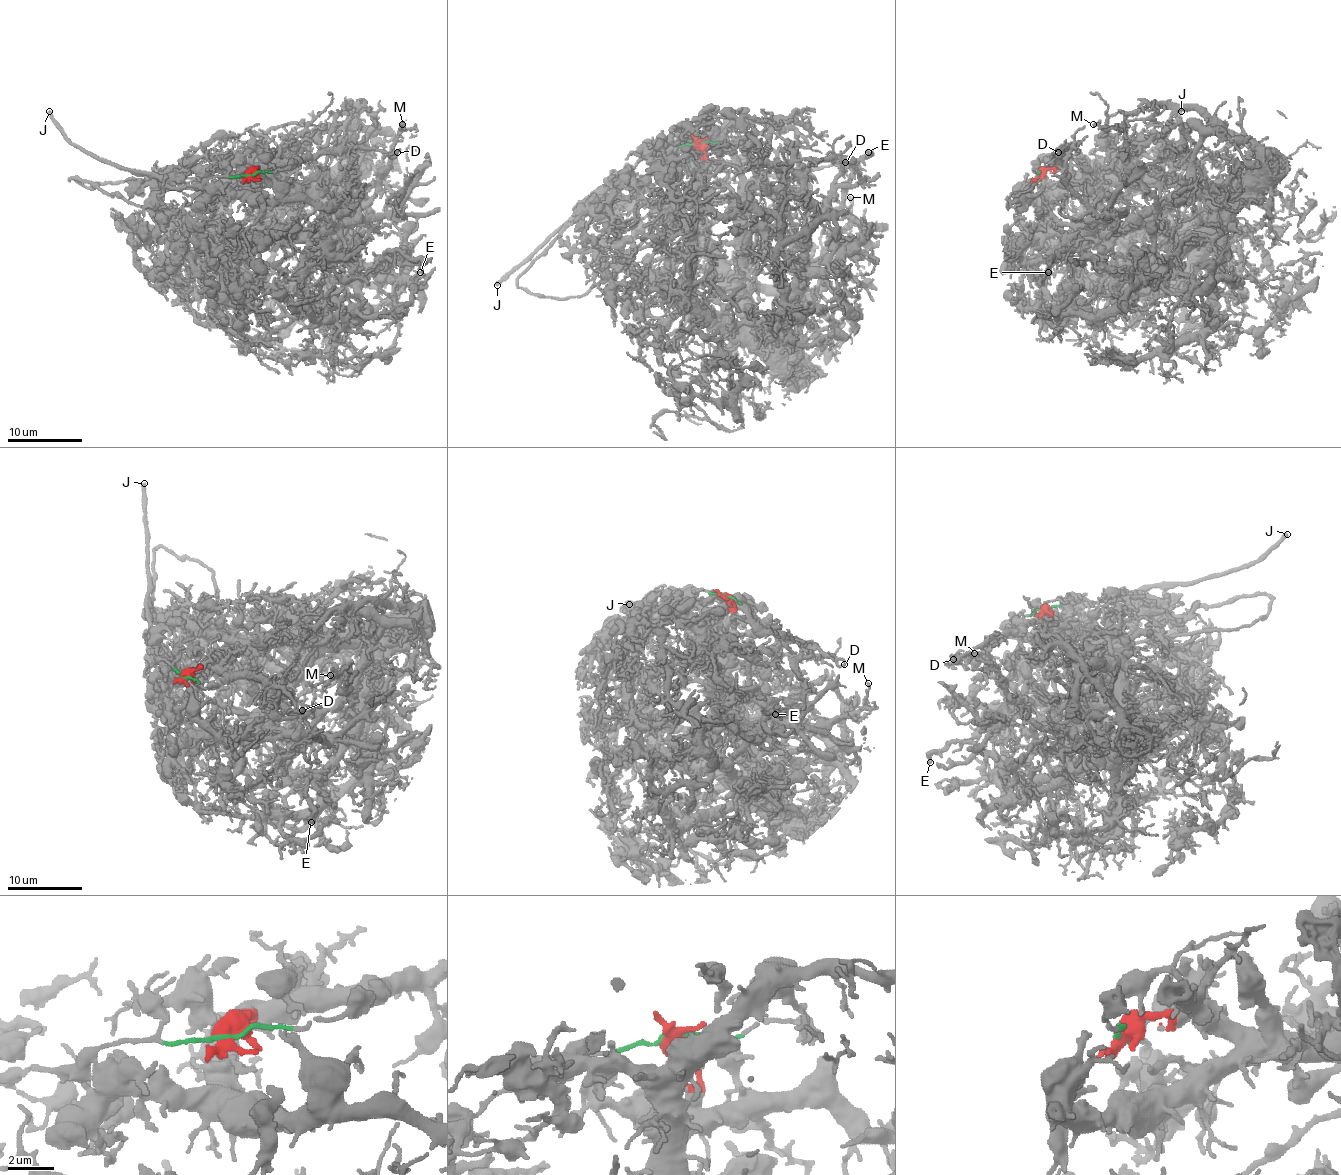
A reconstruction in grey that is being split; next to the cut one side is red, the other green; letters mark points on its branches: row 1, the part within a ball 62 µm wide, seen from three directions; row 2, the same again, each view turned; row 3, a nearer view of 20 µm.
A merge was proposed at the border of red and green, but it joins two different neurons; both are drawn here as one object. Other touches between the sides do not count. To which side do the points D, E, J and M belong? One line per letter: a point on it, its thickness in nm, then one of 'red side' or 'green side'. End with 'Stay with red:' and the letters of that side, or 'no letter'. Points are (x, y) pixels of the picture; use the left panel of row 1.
D: at (397, 152); 280 nm thick; red side
E: at (420, 272); 240 nm thick; red side
J: at (49, 111); 400 nm thick; green side
M: at (402, 124); 300 nm thick; red side
Stay with red: D, E, M

